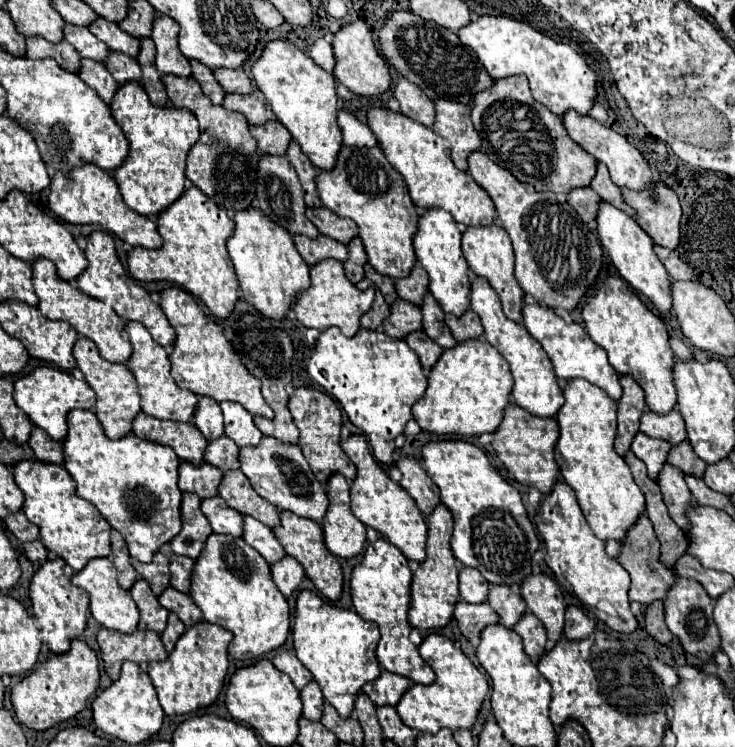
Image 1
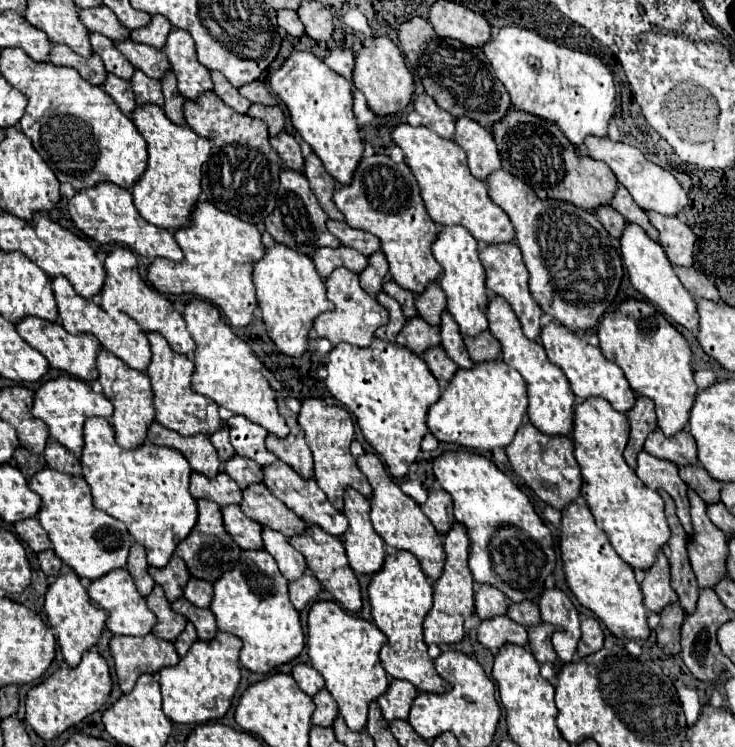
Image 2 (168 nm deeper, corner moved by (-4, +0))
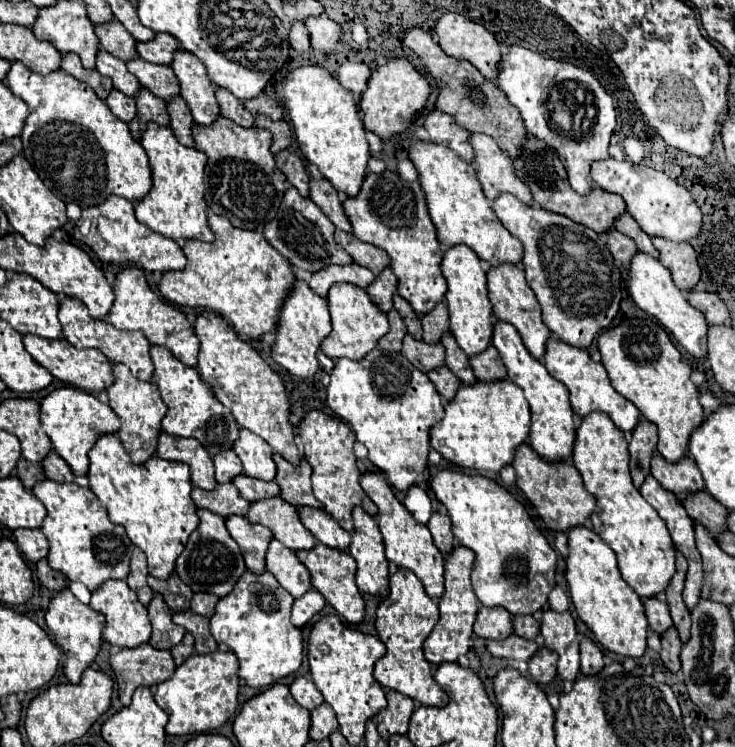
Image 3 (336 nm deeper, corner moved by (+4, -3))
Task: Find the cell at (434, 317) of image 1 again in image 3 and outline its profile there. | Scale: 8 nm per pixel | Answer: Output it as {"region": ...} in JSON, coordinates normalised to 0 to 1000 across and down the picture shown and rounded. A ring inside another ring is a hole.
{"region":[[[608,443],[603,451],[600,451],[600,459],[603,459],[603,465],[605,465],[605,489],[630,510],[630,513],[635,513],[635,515],[641,515],[641,513],[646,513],[649,507],[646,507],[646,502],[644,502],[644,497],[641,497],[641,491],[638,491],[638,481],[635,481],[635,475],[627,470],[627,465],[619,459],[619,451]]]}

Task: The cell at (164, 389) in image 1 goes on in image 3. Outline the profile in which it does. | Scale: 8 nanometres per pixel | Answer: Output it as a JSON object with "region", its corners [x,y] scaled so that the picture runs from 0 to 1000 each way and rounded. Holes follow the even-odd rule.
{"region":[[[208,462],[203,473],[205,473],[205,483],[211,489],[205,510],[214,515],[219,534],[227,539],[227,553],[219,566],[222,577],[230,582],[241,582],[241,585],[268,588],[284,604],[284,609],[293,609],[301,601],[314,601],[317,590],[325,582],[322,566],[320,566],[314,550],[293,537],[284,518],[273,510],[268,494],[252,491],[241,478],[235,478],[235,473],[230,467],[224,467],[219,462]]]}

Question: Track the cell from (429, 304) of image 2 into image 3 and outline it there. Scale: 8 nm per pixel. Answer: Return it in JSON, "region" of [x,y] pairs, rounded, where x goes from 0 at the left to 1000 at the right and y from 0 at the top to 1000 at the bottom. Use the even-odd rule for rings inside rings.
{"region":[[[605,403],[595,406],[595,411],[589,411],[589,416],[573,422],[573,435],[576,435],[576,456],[595,459],[600,454],[603,443],[611,440],[611,422],[608,422]]]}

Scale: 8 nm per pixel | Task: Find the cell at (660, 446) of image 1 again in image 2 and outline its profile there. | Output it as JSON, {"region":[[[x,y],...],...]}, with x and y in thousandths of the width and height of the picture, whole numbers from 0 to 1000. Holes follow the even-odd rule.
{"region":[[[878,602],[867,613],[867,637],[878,645],[878,651],[888,656],[905,656],[921,677],[921,691],[935,712],[935,718],[943,718],[943,701],[937,688],[937,667],[935,667],[935,651],[921,635],[921,624],[910,621],[905,616],[894,616],[891,610],[883,610]]]}

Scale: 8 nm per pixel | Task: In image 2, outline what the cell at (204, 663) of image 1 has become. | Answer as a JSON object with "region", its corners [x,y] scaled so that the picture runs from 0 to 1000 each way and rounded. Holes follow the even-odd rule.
{"region":[[[298,849],[287,859],[271,857],[254,873],[241,892],[222,894],[216,900],[216,916],[222,929],[224,956],[244,969],[276,969],[284,964],[298,964],[314,948],[314,937],[322,926],[328,897],[325,897],[325,870],[328,857],[317,849]]]}

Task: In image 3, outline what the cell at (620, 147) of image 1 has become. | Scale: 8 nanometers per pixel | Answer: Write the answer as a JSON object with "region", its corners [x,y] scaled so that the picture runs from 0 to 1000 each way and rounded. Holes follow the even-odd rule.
{"region":[[[829,210],[823,216],[807,218],[804,237],[823,256],[839,258],[850,266],[853,282],[861,288],[861,293],[880,315],[897,315],[921,325],[940,323],[943,317],[951,315],[954,282],[948,272],[943,269],[940,258],[932,250],[910,240],[905,232],[878,221],[861,221],[856,216],[839,216]]]}

